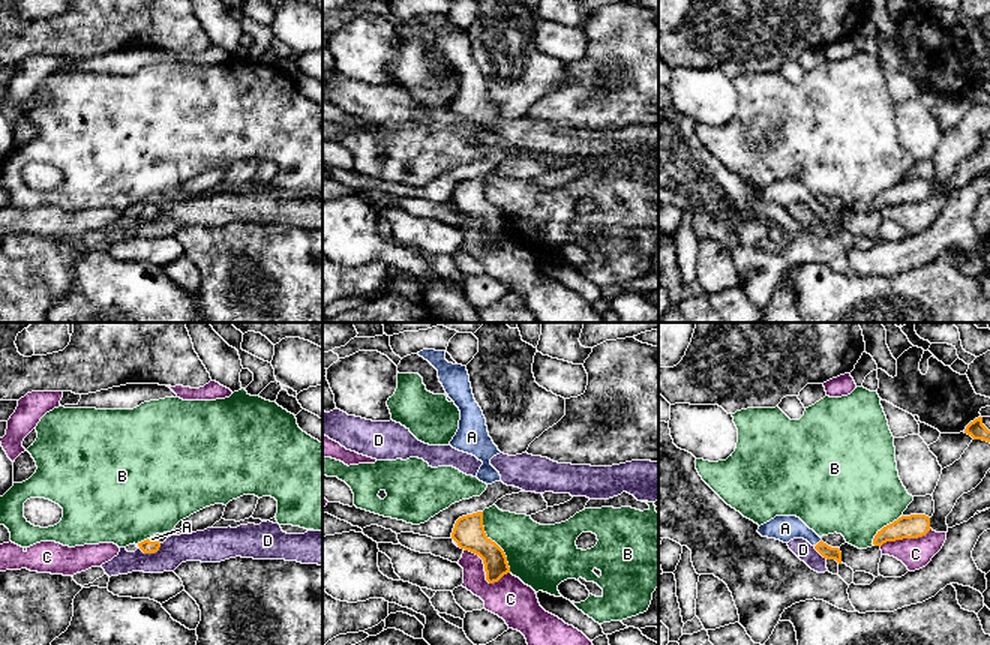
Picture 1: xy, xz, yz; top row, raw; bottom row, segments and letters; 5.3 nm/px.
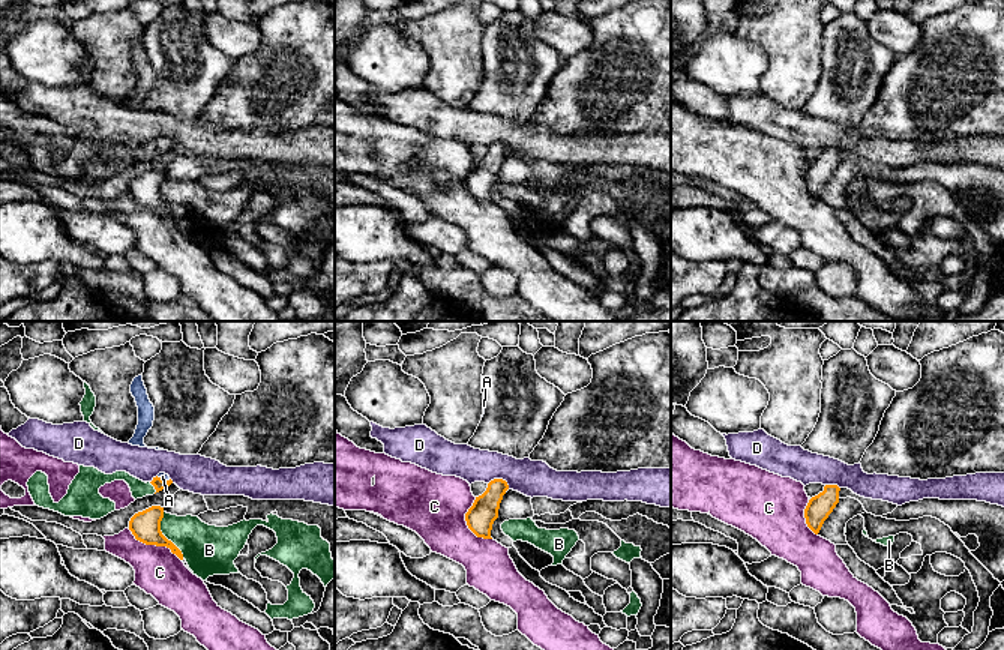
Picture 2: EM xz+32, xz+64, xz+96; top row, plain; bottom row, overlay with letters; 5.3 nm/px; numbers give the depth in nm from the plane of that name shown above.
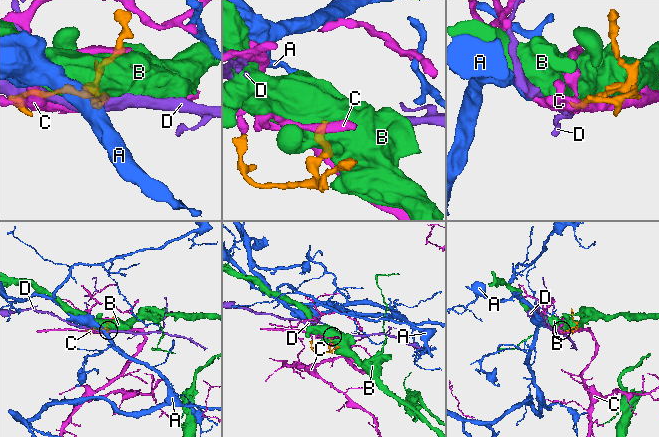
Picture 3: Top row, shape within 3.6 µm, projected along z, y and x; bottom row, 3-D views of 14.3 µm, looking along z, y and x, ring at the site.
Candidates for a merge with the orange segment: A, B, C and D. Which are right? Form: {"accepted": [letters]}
{"accepted": ["A"]}

